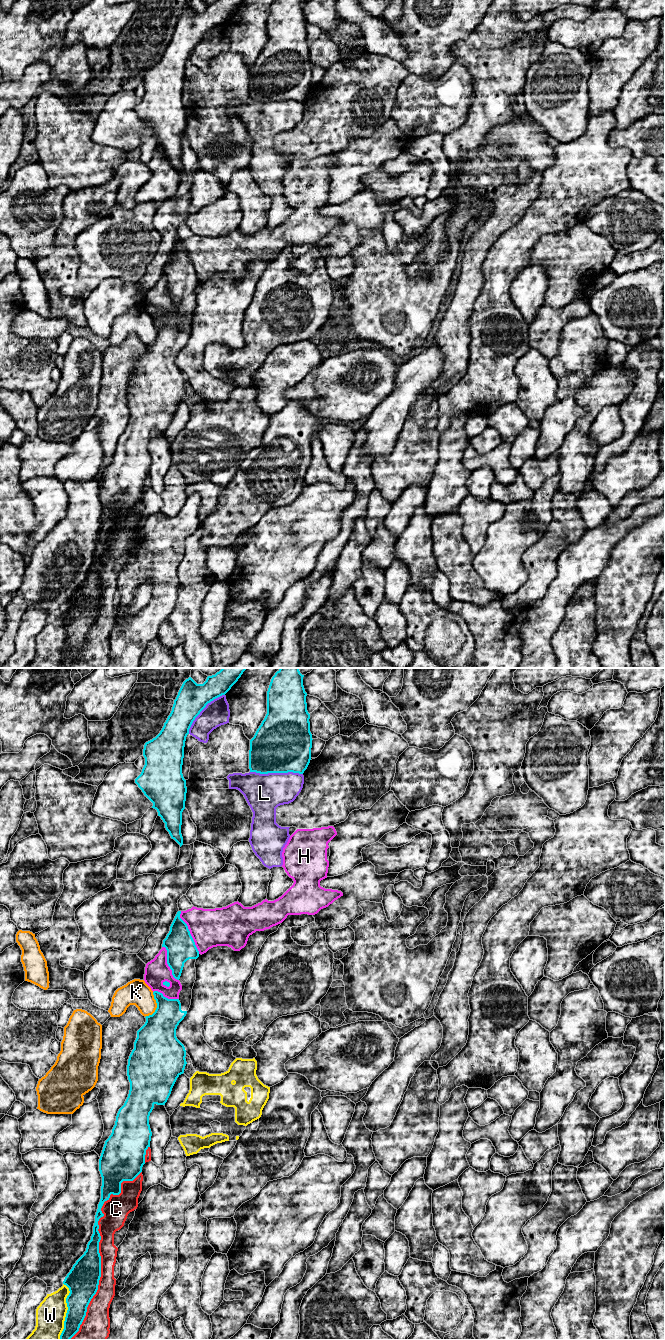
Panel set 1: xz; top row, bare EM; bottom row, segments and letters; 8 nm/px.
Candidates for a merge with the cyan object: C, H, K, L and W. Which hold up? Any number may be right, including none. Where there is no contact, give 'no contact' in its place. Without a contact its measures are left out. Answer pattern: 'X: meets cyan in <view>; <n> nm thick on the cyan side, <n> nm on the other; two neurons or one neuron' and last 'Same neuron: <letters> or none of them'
C: meets cyan in xz; 240 nm thick on the cyan side, 170 nm on the other; two neurons
H: meets cyan in xz; 240 nm thick on the cyan side, 320 nm on the other; two neurons
K: meets cyan in xz; 300 nm thick on the cyan side, 200 nm on the other; one neuron
L: meets cyan in xz; 460 nm thick on the cyan side, 300 nm on the other; two neurons
W: meets cyan in xz; 240 nm thick on the cyan side, 240 nm on the other; two neurons
Same neuron: K

